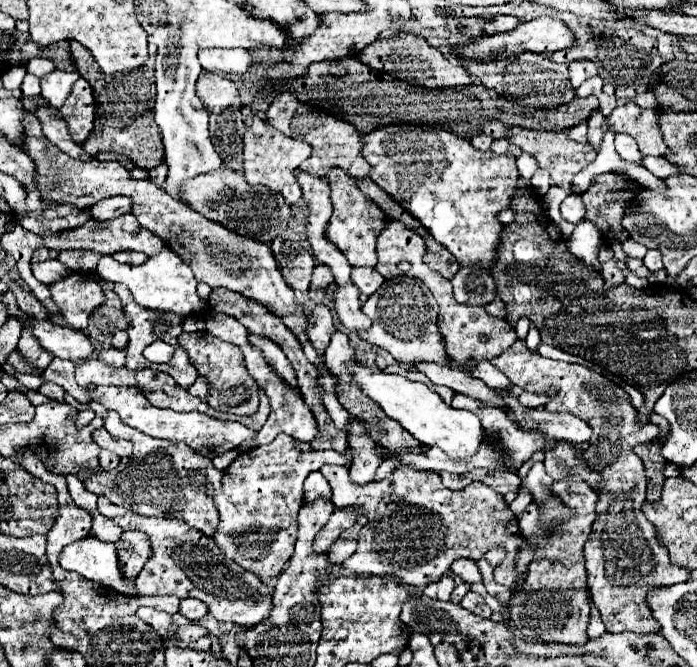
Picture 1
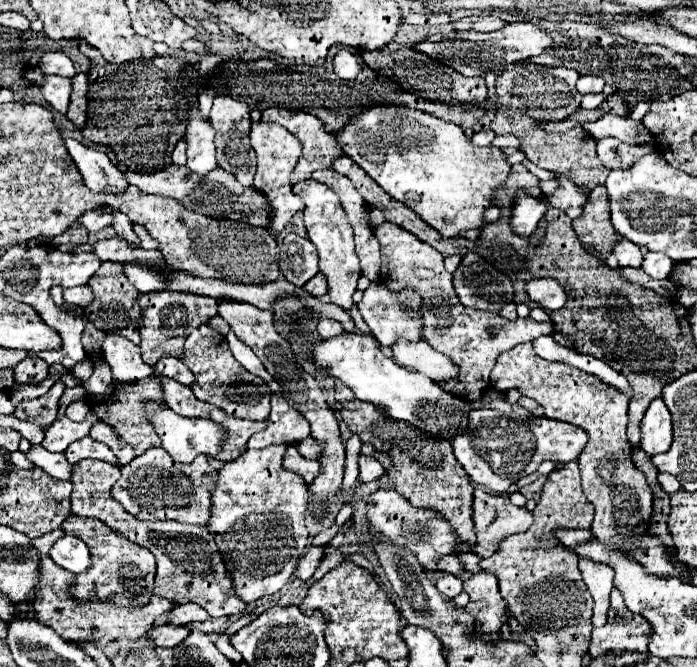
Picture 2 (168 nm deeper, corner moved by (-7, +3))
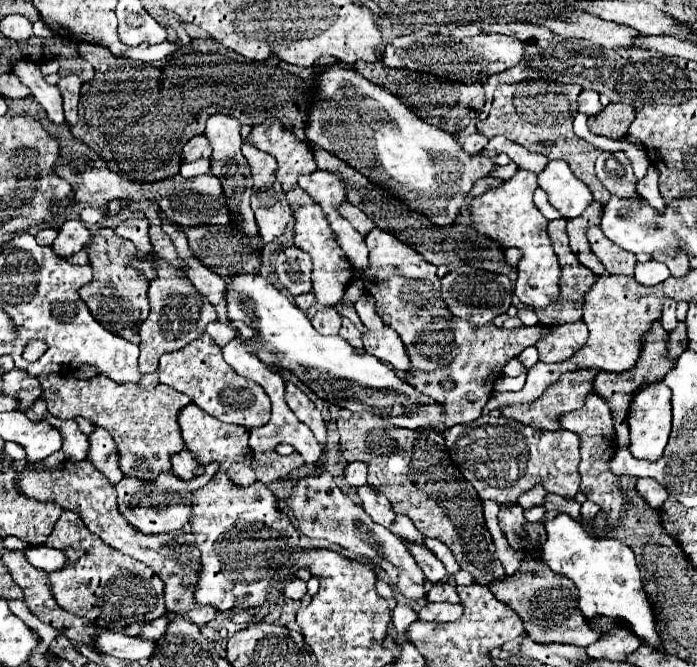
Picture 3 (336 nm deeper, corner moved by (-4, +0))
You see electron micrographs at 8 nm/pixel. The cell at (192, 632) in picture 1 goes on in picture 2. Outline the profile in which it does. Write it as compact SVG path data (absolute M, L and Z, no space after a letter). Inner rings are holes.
M167 624L163 626L153 626L147 632L147 638L153 642L153 648L173 648L185 640L185 634L189 634L187 626L181 628L169 628Z

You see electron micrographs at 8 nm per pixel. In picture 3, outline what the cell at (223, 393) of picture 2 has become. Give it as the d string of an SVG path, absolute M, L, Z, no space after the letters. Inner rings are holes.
M206 333L182 349L162 355L158 373L160 383L166 383L176 391L188 395L192 403L224 423L230 423L230 417L234 413L238 415L240 411L256 411L260 425L262 421L266 423L270 419L270 399L266 391L262 391L262 387L258 387L254 381L238 377L236 371L222 359L222 349Z

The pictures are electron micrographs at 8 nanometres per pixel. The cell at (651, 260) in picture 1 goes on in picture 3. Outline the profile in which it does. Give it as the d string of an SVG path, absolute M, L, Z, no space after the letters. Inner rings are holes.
M650 259L646 263L638 263L636 265L636 275L634 279L642 285L656 285L656 283L662 283L670 277L670 271L668 267L662 263L662 261L656 261L656 259Z

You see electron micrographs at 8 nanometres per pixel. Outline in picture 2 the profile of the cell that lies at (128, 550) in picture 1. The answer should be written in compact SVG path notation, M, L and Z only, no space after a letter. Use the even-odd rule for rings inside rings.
M71 514L63 524L61 530L69 536L77 536L89 546L91 552L91 566L83 572L77 574L75 580L69 586L69 596L77 602L93 602L93 600L111 600L119 608L137 608L145 606L151 602L153 596L153 582L155 582L155 558L151 552L145 552L145 548L137 548L135 544L129 544L129 540L123 540L123 536L117 536L107 524L103 524L97 518L83 518L77 514Z

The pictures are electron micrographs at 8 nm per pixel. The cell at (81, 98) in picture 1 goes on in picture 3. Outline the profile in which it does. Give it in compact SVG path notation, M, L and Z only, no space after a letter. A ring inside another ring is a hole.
M76 75L62 77L58 81L58 89L64 97L64 117L66 117L68 125L76 125L76 107L78 107L78 99L80 99L80 85L82 85L82 81Z

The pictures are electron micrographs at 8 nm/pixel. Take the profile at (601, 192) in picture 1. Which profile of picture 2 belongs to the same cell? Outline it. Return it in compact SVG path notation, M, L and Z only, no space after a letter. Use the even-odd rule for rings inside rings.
M597 186L591 194L587 204L583 206L583 214L573 220L573 230L579 236L583 246L595 248L601 258L607 258L613 248L613 240L621 236L615 232L609 214L609 198L605 186Z

